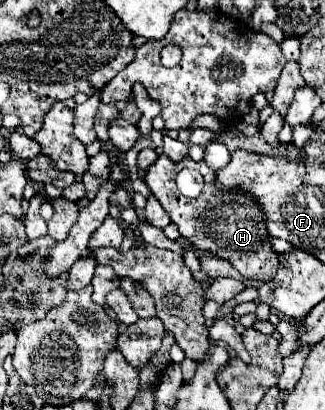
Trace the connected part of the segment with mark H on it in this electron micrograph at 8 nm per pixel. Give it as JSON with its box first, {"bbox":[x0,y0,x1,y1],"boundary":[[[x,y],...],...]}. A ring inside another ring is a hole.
{"bbox":[145,154,281,280],"boundary":[[[161,154],[157,162],[147,170],[145,174],[145,184],[151,188],[153,196],[161,202],[169,218],[179,226],[181,238],[187,240],[193,250],[197,252],[209,252],[211,256],[221,256],[227,262],[231,262],[243,276],[251,280],[271,280],[281,262],[273,246],[269,244],[271,236],[267,232],[267,222],[265,222],[265,212],[259,202],[255,202],[247,192],[237,190],[237,188],[219,188],[217,186],[217,172],[211,170],[205,160],[193,162],[189,156],[185,156],[179,162],[173,162],[167,154]],[[183,168],[195,168],[197,172],[203,174],[205,186],[201,196],[197,198],[185,198],[179,194],[175,186],[175,176]]]}

